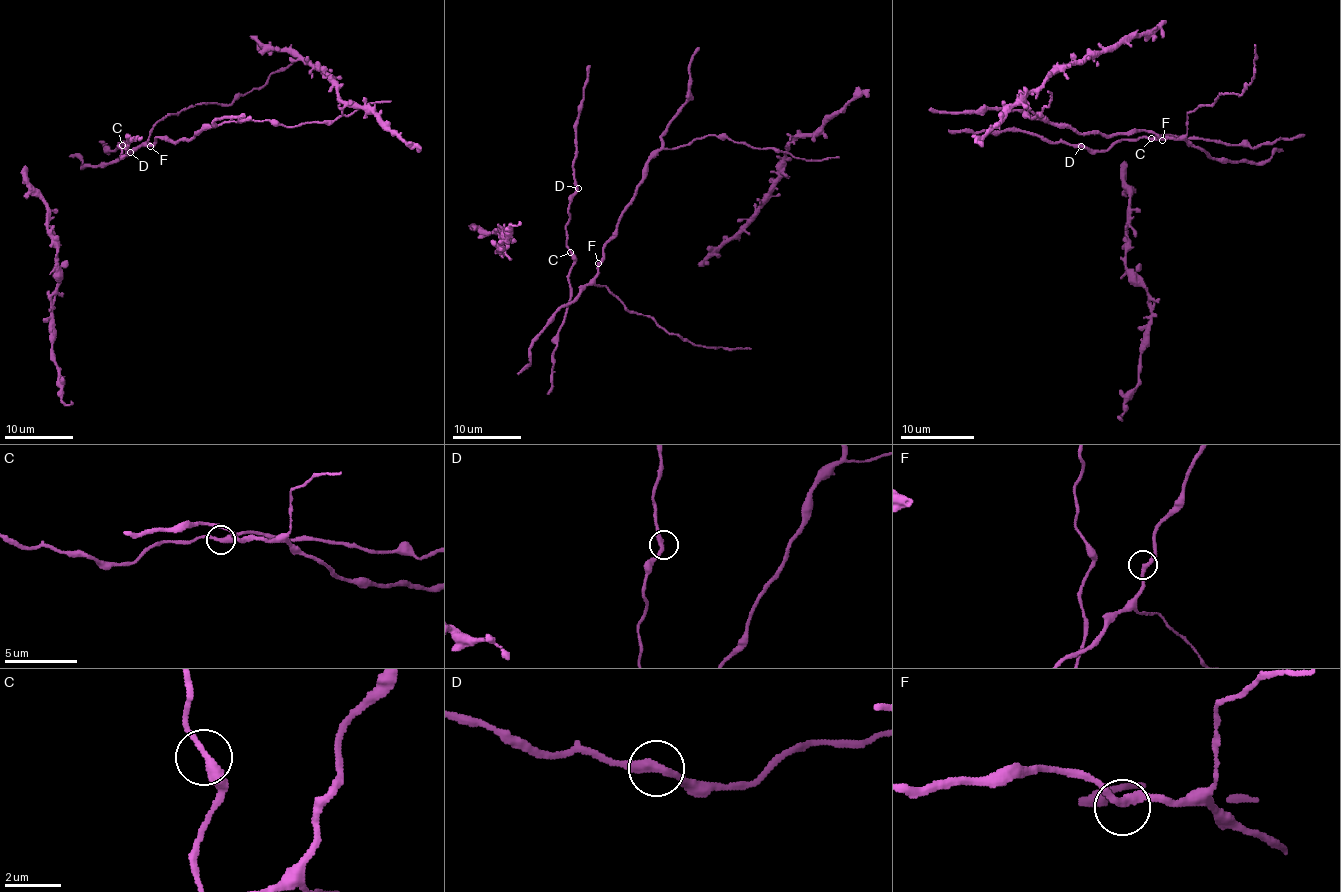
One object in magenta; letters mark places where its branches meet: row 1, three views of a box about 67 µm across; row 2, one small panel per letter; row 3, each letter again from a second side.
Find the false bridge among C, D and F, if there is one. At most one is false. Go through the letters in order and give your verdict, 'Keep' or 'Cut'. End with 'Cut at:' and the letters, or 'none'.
C: Keep
D: Keep
F: Keep
Cut at: none

